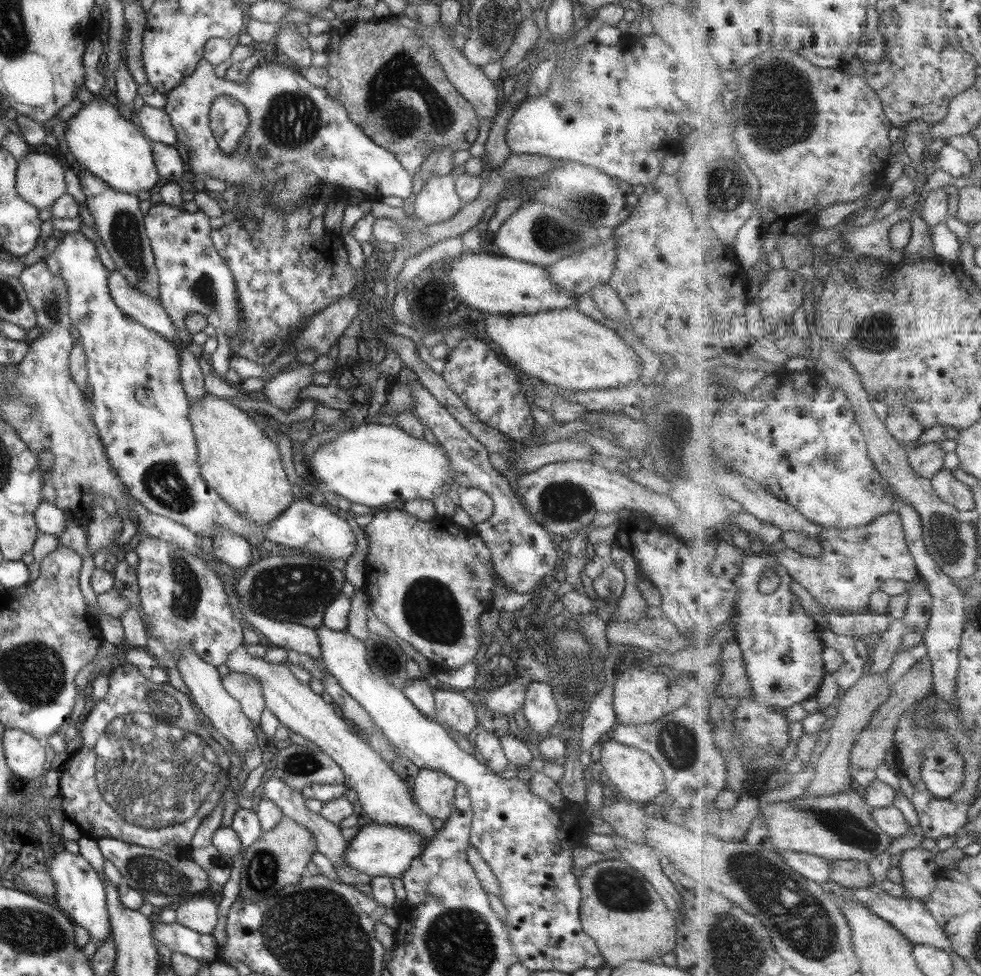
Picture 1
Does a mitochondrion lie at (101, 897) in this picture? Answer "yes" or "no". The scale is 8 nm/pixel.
no

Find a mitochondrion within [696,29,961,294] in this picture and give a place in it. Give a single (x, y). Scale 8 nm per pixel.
(781, 103)

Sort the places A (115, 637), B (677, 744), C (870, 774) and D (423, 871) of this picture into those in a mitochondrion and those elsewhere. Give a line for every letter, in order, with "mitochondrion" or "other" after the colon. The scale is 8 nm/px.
A: other
B: mitochondrion
C: other
D: other

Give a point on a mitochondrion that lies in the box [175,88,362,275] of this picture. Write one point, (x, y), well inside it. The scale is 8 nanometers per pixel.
(291, 121)

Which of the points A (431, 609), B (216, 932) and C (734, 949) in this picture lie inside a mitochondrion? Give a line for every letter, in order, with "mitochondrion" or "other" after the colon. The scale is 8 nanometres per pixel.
A: mitochondrion
B: other
C: mitochondrion

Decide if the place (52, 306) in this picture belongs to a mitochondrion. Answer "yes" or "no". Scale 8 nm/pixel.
yes

